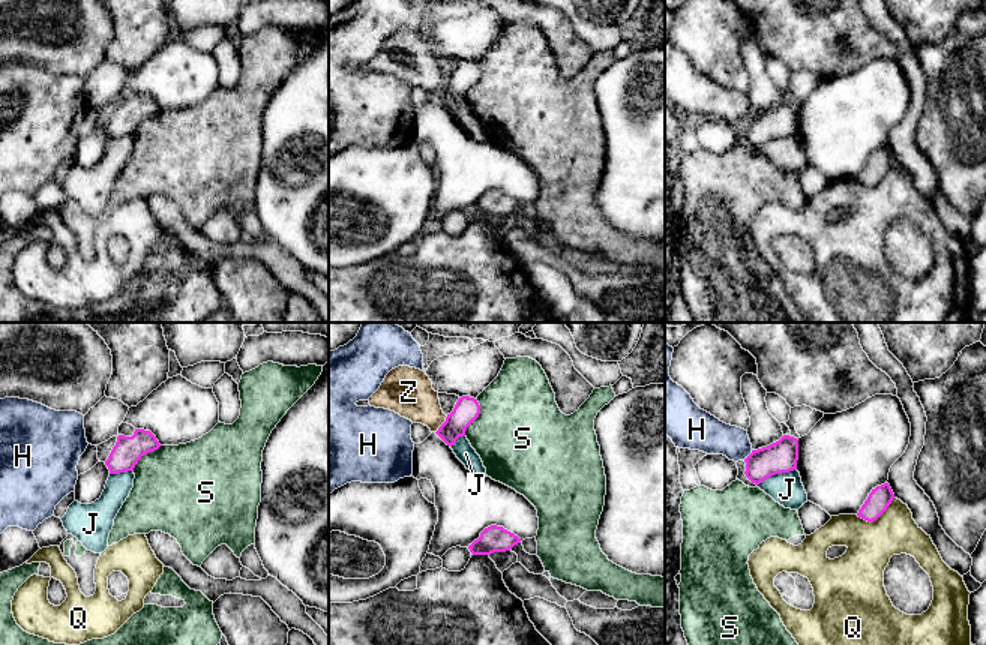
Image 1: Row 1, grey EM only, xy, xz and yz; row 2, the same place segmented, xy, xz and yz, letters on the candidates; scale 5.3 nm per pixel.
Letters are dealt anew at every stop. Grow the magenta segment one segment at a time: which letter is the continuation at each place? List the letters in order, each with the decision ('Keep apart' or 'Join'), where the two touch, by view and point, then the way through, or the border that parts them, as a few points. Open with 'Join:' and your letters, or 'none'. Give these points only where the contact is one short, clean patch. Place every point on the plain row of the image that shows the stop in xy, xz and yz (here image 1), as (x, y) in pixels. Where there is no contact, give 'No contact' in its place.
Join: Z
H: Keep apart. Touches magenta at yz (749, 119). Boundary: yz (752, 114), (743, 123)
J: Keep apart. Touches magenta at yz (776, 137). Boundary: yz (796, 132), (787, 137), (775, 137), (757, 149)
Q: Keep apart. Touches magenta at yz (877, 182). Boundary: yz (893, 161), (892, 167), (872, 185), (865, 185), (856, 179)
S: Keep apart. Touches magenta at xz (477, 80)
Z: Join. Touches magenta at xz (441, 89). Path across: xz (467, 74), (452, 89), (441, 89), (408, 56)

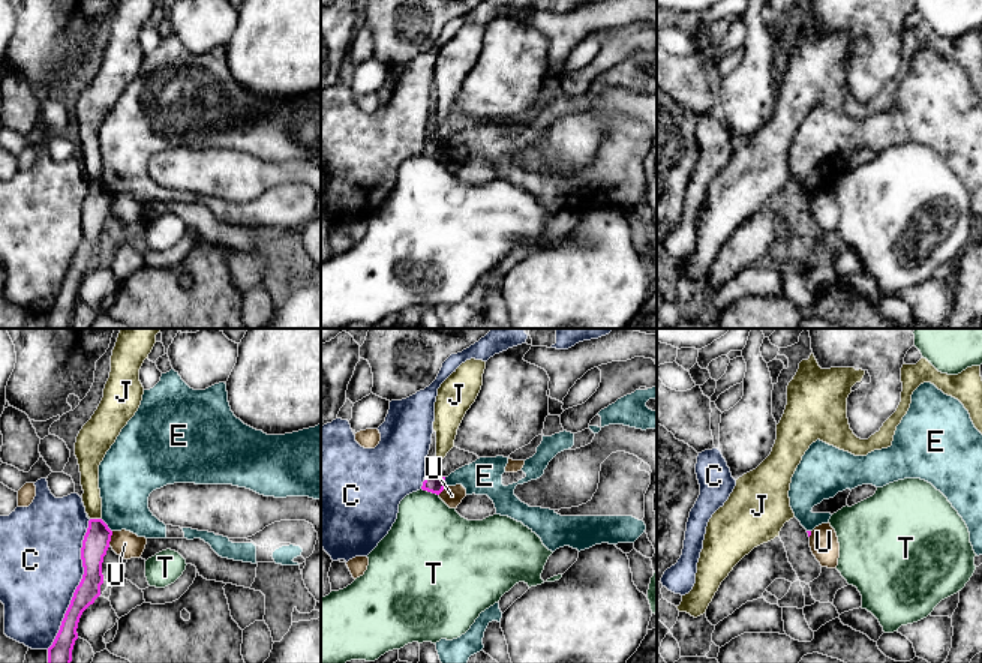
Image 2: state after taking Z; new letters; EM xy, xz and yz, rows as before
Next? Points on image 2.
Join: none
C: Keep apart. Touches magenta at xy (80, 248)
E: Keep apart. Touches magenta at xy (107, 189). Boundary: xy (101, 183), (111, 195)
J: Keep apart. Touches magenta at xy (96, 183). Boundary: xy (90, 182), (101, 183)
T: Keep apart. Touches magenta at xz (431, 155). Boundary: xz (422, 152), (438, 159)
U: Keep apart. Touches magenta at xy (110, 203). Boundary: xy (113, 195), (108, 209)

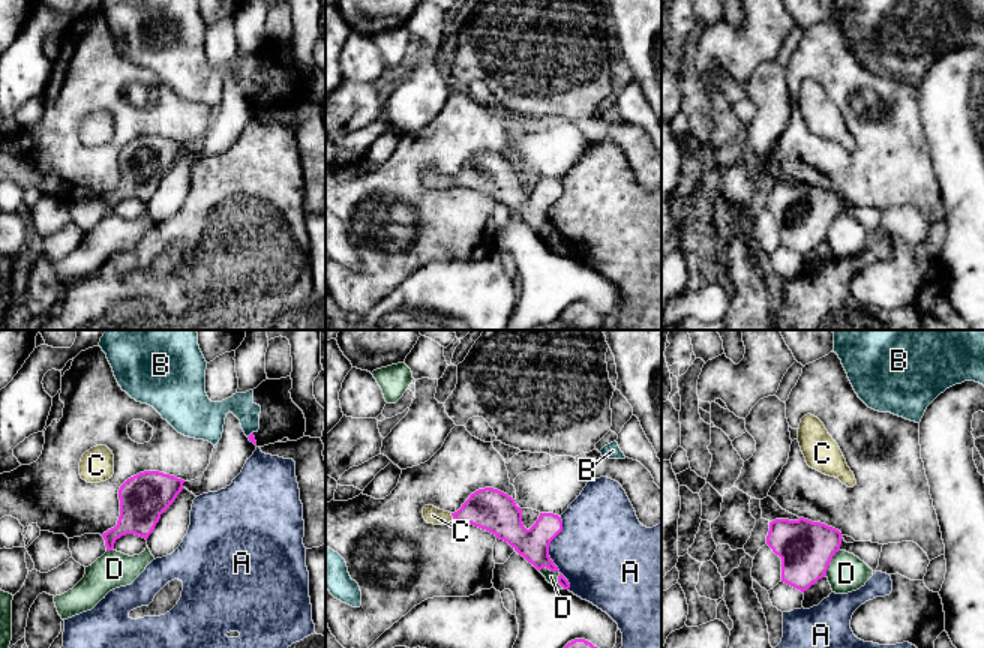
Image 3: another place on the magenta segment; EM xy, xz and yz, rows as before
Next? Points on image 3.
Join: C
A: Keep apart. Touches magenta at xz (548, 216)
B: Keep apart. Touches magenta at xy (251, 98). Boundary: xy (252, 95), (248, 101)
C: Join. Touches magenta at xz (452, 179). Path across: xz (489, 173), (452, 179), (432, 179)
D: Keep apart. Touches magenta at xz (557, 234)

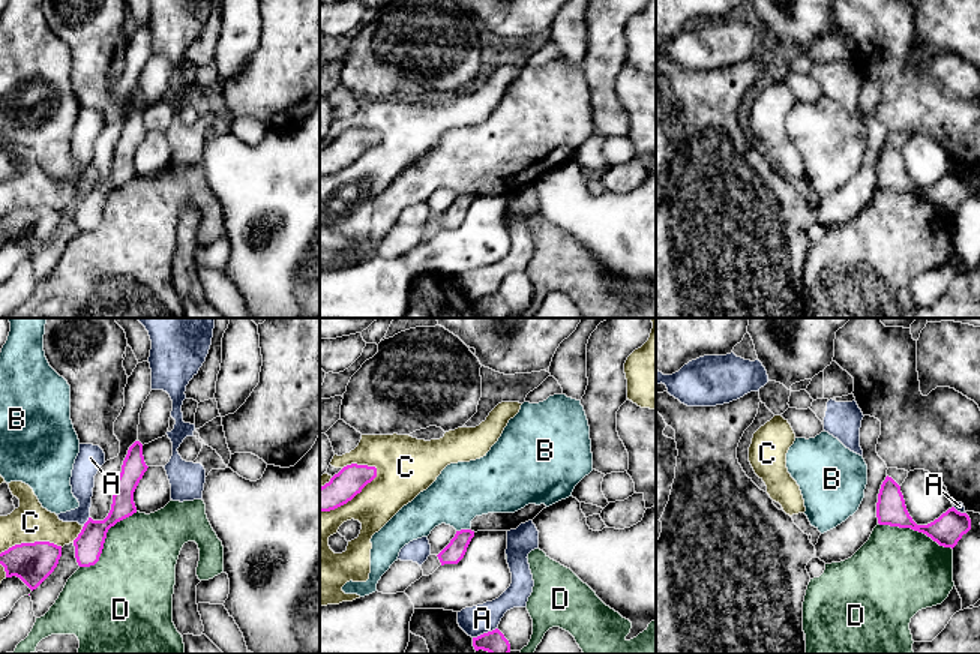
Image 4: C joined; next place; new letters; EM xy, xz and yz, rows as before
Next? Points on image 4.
Join: none
A: Keep apart. Touches magenta at xy (86, 186)
B: Keep apart. Touches magenta at xz (462, 194). Boundary: xz (468, 192), (456, 195)
C: Keep apart. Touches magenta at xz (351, 162)
D: Keep apart. Touches magenta at xy (104, 204)

